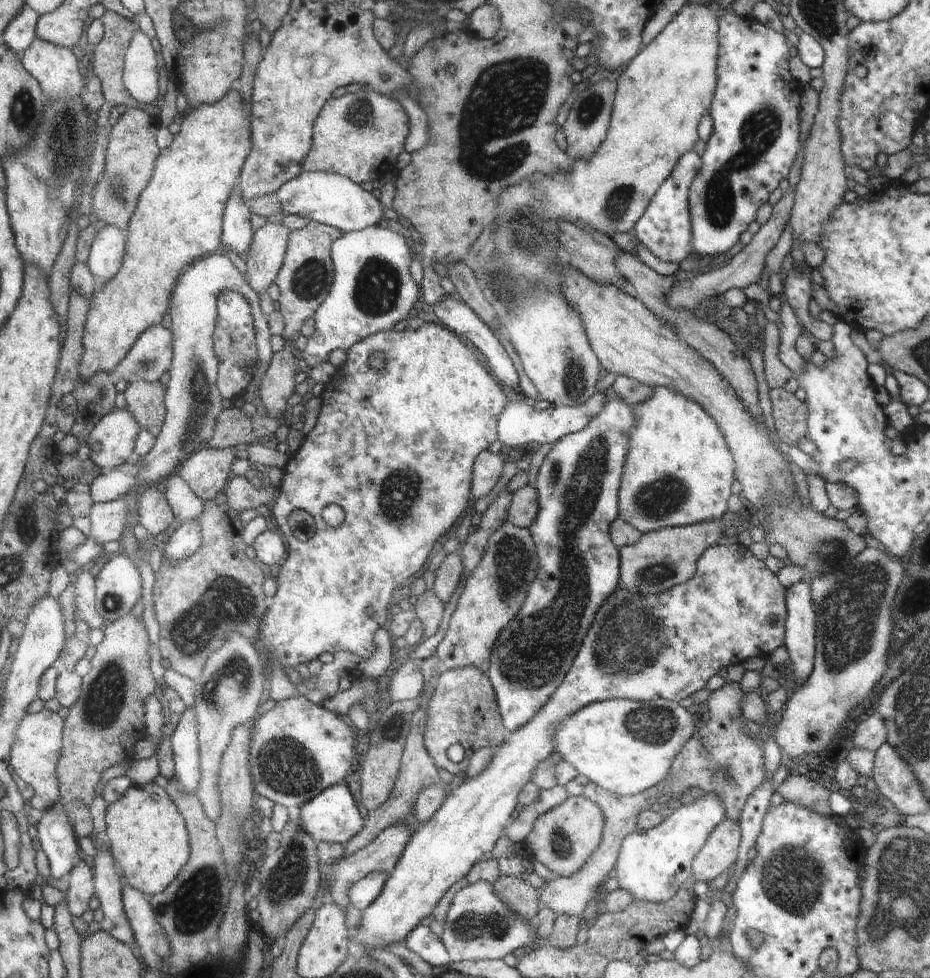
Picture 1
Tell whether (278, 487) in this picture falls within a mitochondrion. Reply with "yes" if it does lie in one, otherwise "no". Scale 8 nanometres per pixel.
no

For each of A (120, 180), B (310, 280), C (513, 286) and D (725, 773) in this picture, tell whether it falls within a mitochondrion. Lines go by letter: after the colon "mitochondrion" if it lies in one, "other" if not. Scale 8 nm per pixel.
A: mitochondrion
B: mitochondrion
C: mitochondrion
D: mitochondrion

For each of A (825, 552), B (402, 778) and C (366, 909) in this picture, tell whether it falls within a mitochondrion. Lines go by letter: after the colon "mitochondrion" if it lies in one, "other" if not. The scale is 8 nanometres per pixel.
A: mitochondrion
B: other
C: other

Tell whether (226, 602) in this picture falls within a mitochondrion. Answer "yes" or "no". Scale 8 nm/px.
yes

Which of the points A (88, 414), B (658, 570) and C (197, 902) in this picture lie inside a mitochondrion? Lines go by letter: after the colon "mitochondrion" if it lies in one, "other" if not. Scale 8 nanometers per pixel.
A: other
B: mitochondrion
C: mitochondrion

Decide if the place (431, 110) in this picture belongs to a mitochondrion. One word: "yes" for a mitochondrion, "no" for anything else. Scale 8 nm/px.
no

